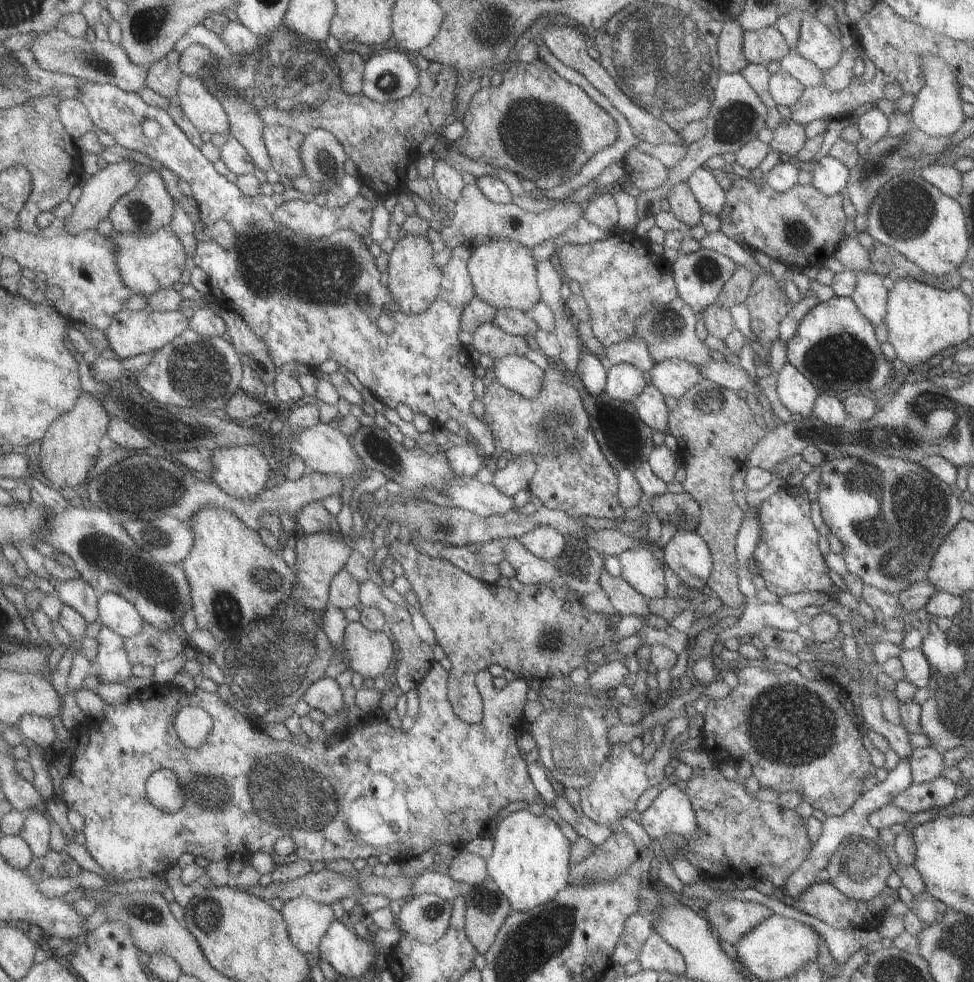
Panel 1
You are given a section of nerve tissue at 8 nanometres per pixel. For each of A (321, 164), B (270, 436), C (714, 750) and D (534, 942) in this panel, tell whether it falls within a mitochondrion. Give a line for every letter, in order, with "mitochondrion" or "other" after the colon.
A: mitochondrion
B: other
C: other
D: mitochondrion

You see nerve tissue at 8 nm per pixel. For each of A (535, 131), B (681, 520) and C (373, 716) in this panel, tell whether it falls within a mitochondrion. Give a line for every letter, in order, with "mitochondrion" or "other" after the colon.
A: mitochondrion
B: other
C: other

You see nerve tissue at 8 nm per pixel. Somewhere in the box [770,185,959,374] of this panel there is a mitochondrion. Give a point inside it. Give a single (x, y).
(796, 233)

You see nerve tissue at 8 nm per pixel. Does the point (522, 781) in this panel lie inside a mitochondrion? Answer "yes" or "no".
no

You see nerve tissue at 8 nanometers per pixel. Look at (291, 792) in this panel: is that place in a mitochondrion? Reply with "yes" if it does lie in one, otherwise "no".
yes

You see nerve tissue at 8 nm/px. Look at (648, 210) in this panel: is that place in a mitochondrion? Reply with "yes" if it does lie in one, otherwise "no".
no

